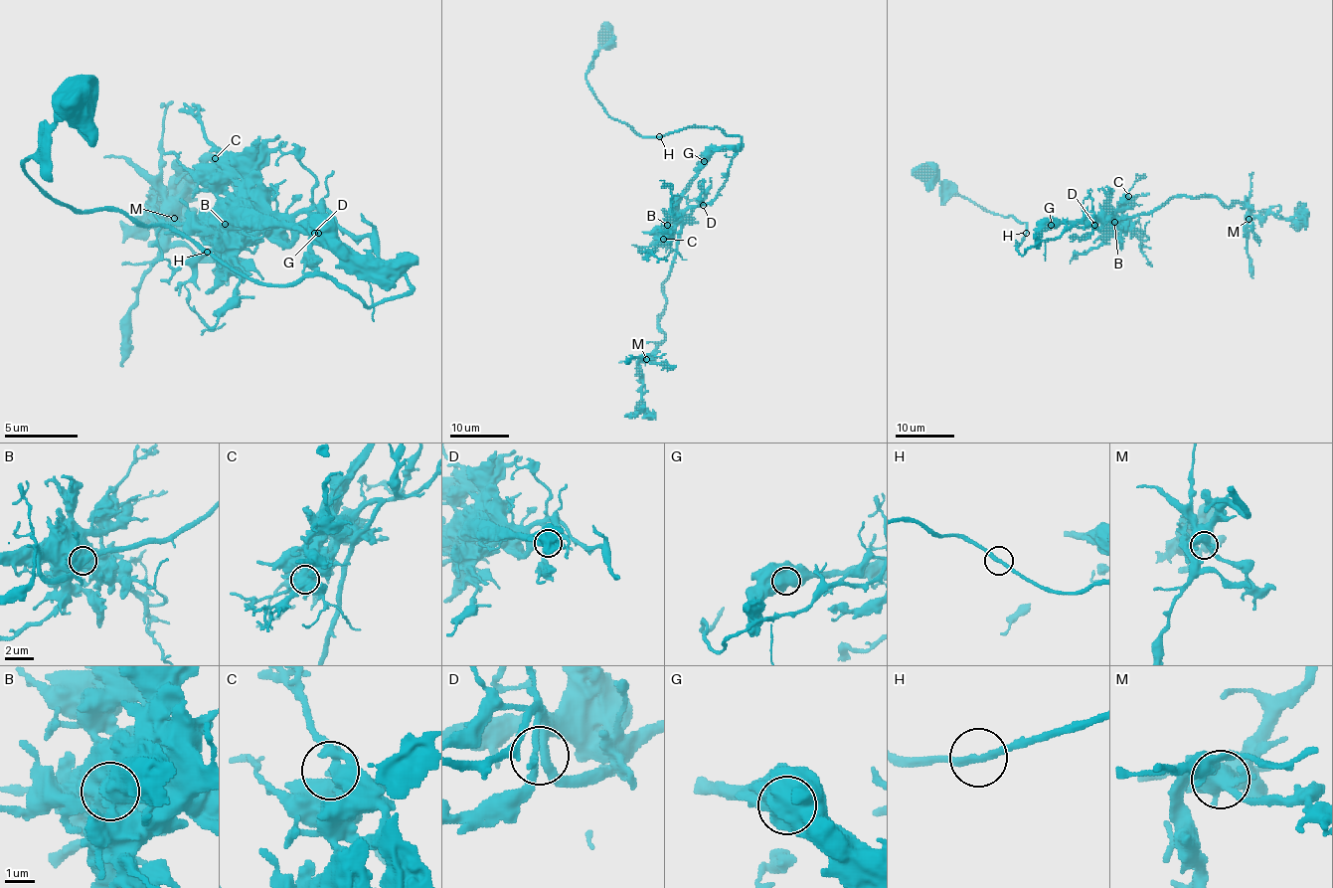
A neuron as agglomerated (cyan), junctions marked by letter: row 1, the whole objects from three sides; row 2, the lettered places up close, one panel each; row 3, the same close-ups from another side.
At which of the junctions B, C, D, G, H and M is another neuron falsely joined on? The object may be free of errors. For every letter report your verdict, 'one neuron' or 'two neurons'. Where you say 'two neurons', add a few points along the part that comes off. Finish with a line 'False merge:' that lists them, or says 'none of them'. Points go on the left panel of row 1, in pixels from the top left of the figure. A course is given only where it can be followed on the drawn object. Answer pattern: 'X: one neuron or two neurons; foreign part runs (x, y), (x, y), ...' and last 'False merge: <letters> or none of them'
B: two neurons; foreign part runs (226, 225), (321, 225), (347, 251), (410, 258), (417, 255)
C: one neuron
D: one neuron
G: one neuron
H: one neuron
M: one neuron
False merge: B

